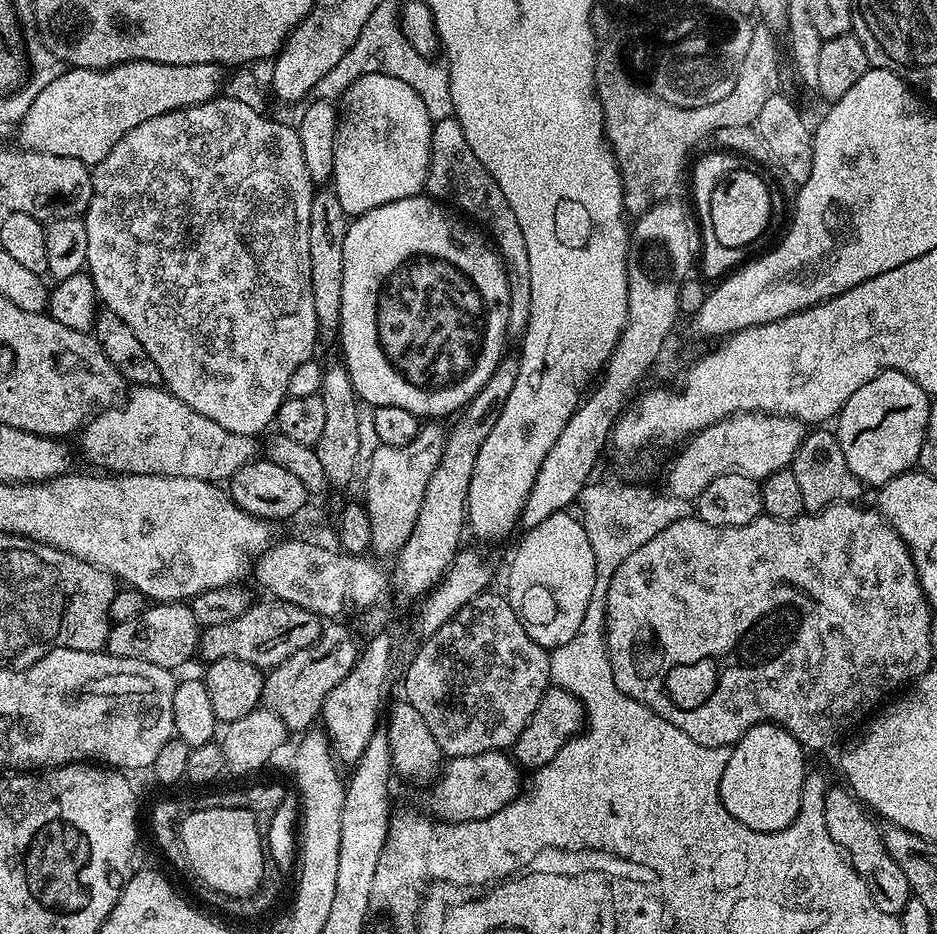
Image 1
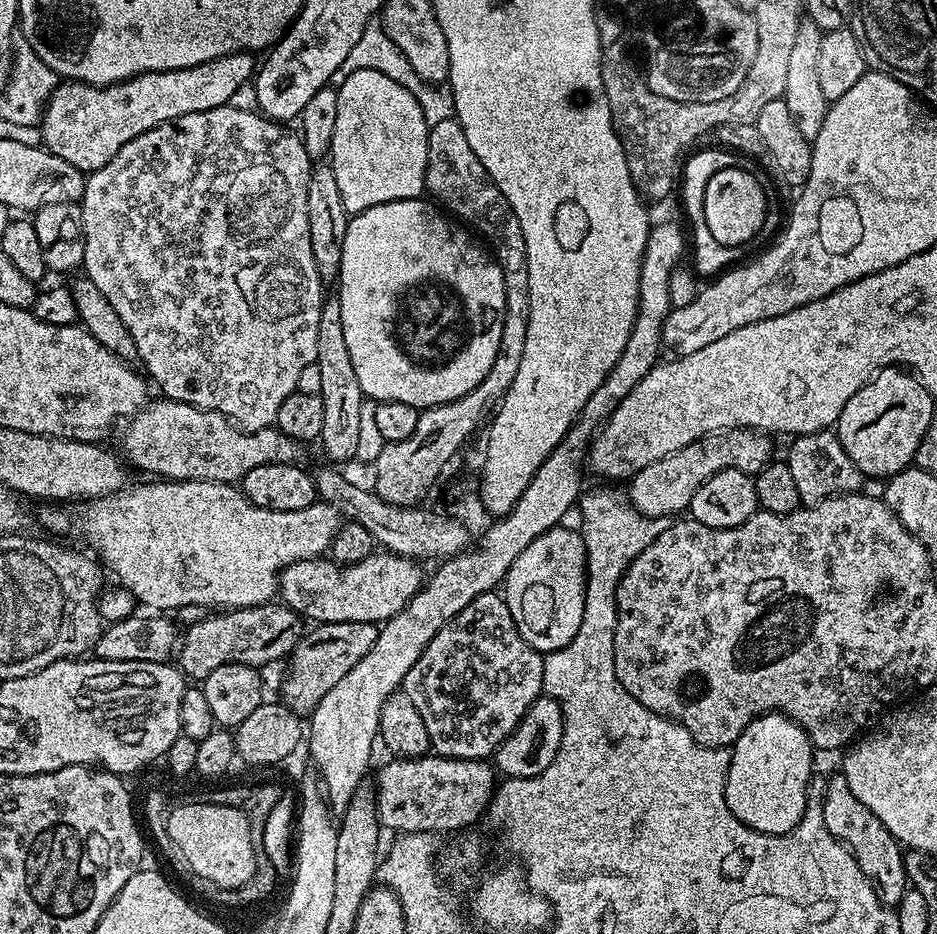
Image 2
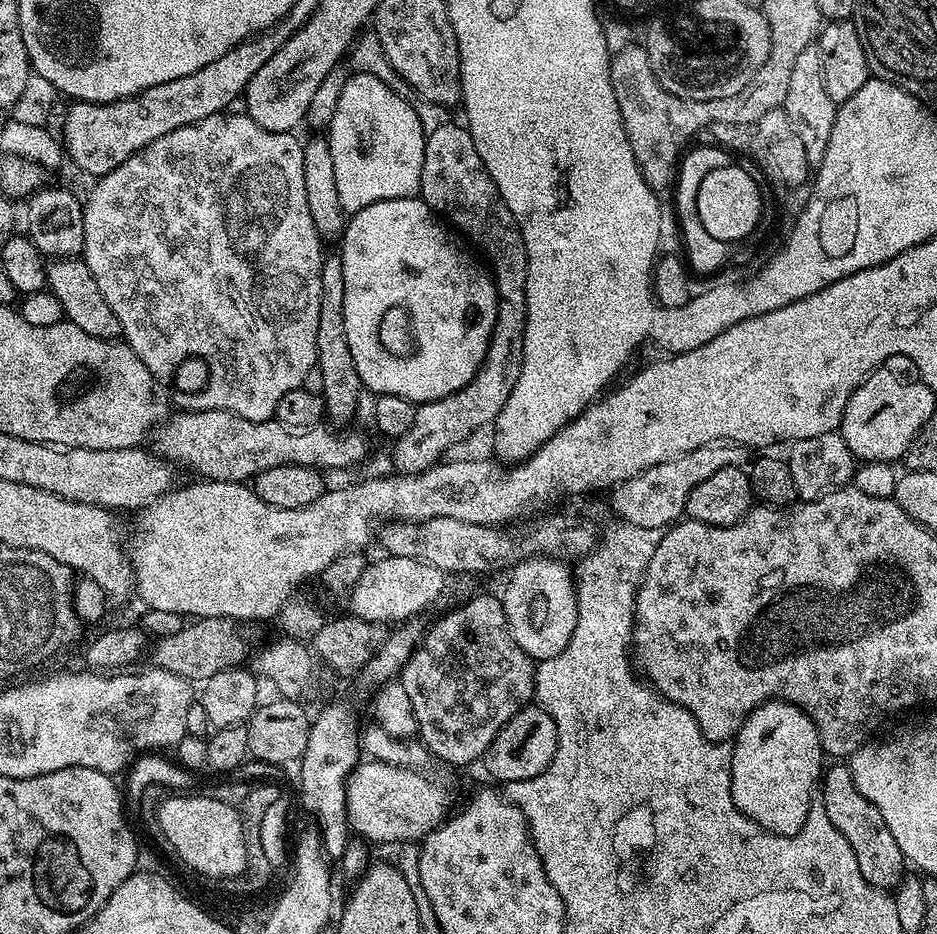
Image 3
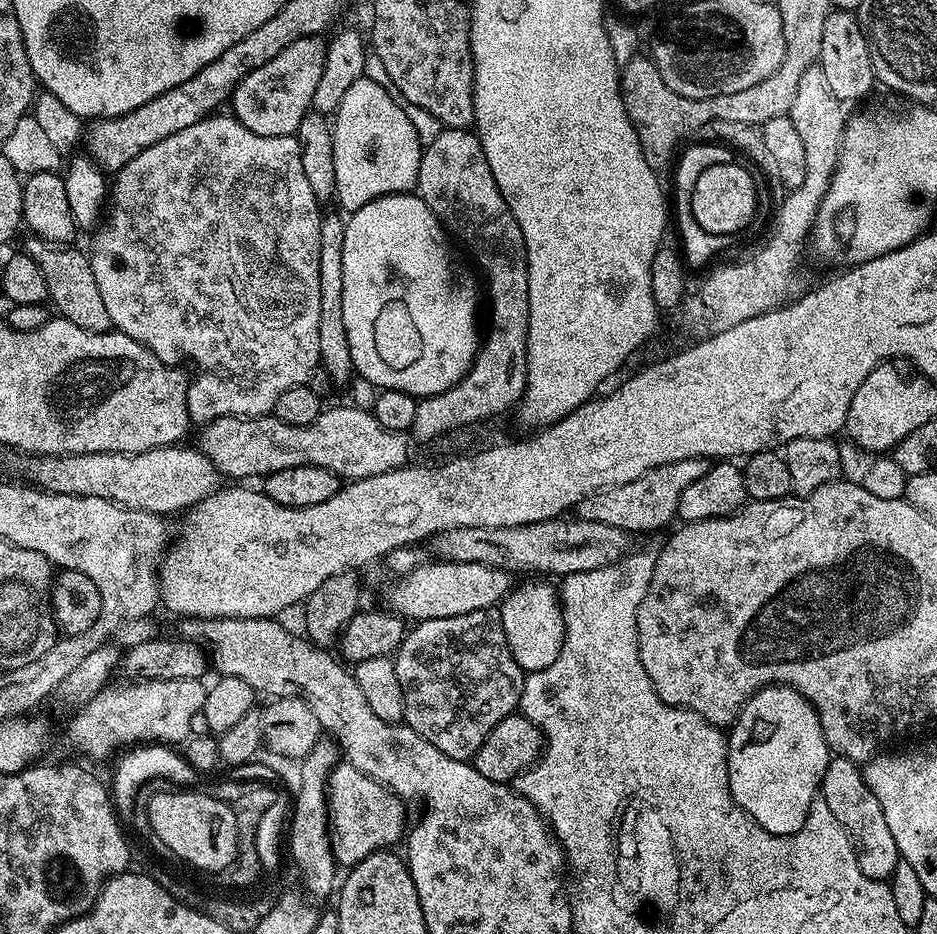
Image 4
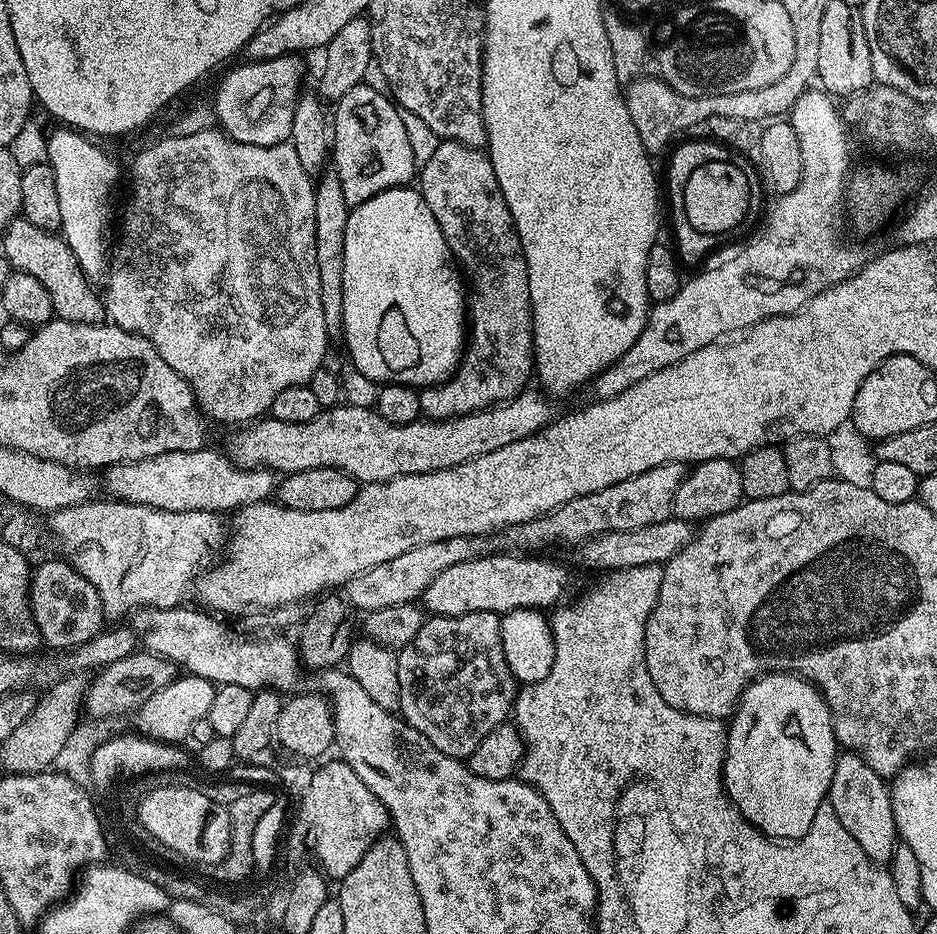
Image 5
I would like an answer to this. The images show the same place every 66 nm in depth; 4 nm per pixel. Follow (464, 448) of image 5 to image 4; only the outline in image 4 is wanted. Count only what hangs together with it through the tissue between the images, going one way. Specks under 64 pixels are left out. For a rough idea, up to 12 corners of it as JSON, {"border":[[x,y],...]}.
{"border":[[371,412],[310,426],[223,416],[198,447],[244,482],[318,466],[351,482],[409,463],[413,441]]}

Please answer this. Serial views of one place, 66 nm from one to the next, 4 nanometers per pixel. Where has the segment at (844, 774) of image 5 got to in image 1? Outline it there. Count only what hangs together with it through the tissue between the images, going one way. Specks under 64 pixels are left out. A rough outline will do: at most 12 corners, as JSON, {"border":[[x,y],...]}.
{"border":[[829,787],[826,830],[866,882],[899,916],[913,899],[881,825],[847,787]]}

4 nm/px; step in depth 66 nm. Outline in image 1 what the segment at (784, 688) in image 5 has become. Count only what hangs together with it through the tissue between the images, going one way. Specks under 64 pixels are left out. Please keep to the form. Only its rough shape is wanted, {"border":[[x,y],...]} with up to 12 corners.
{"border":[[759,724],[720,769],[726,810],[750,830],[800,812],[806,749]]}

